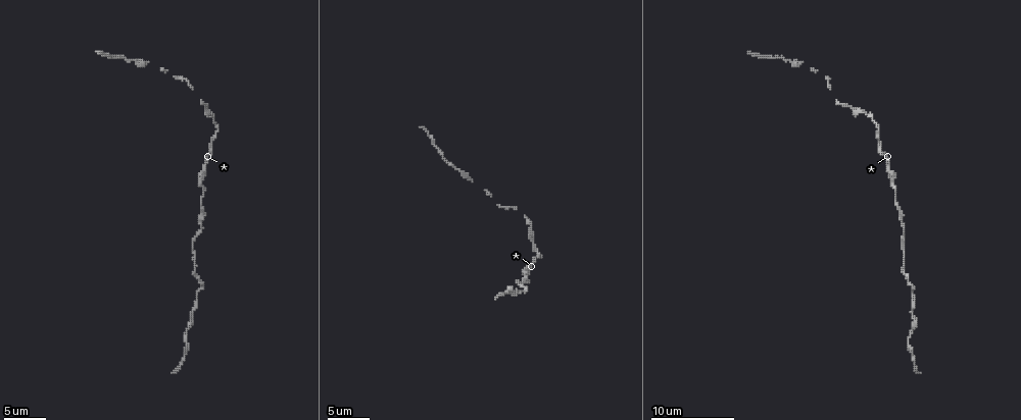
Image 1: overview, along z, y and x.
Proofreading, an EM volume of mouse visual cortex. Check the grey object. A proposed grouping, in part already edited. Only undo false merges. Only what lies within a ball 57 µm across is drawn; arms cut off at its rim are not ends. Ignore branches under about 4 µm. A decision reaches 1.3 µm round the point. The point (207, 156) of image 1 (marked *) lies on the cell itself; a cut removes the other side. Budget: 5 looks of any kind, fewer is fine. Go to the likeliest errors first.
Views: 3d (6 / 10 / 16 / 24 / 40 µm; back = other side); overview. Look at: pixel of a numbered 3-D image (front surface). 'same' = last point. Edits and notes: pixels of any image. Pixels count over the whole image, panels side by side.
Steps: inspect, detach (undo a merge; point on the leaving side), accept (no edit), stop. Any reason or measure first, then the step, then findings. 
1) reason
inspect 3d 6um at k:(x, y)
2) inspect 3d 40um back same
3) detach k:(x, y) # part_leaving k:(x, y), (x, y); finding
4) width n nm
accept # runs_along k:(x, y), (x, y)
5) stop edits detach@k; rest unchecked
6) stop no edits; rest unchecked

sudden change in width
inspect 3d 6um at 1:(135, 62)

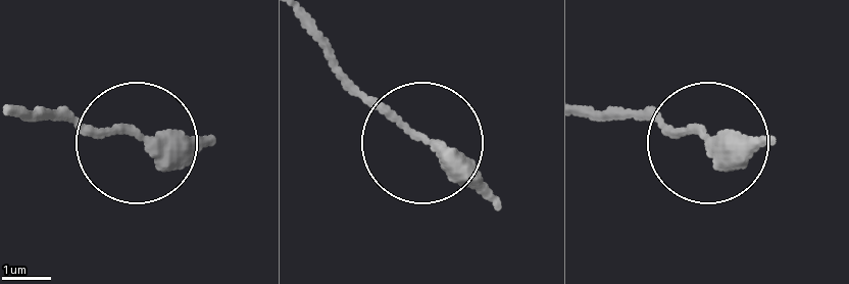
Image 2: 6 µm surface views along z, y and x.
inspect 3d 6um back at 2:(151, 143)

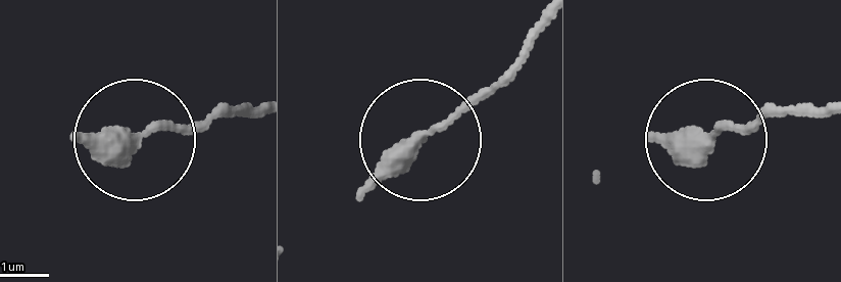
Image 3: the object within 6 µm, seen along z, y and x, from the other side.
accept # continuous, no second cell

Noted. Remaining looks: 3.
calibre changes
inspect 3d 16um at 1:(187, 327)

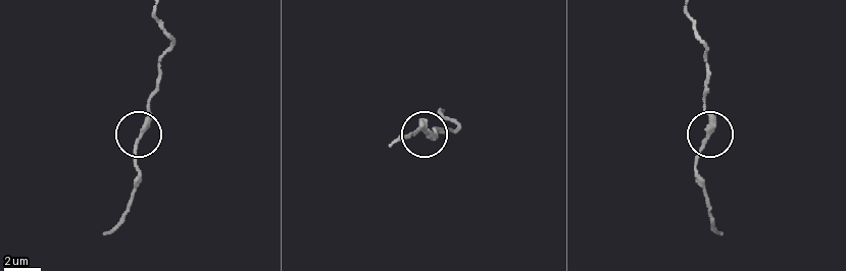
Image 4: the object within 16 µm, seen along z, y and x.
width 240 nm
accept # runs_along 4:(687, 9), (705, 46), (705, 110), (710, 123), (696, 176); continuous, no second cell

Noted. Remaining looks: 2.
thick turns thin
inspect 3d 10um at 1:(846, 105)

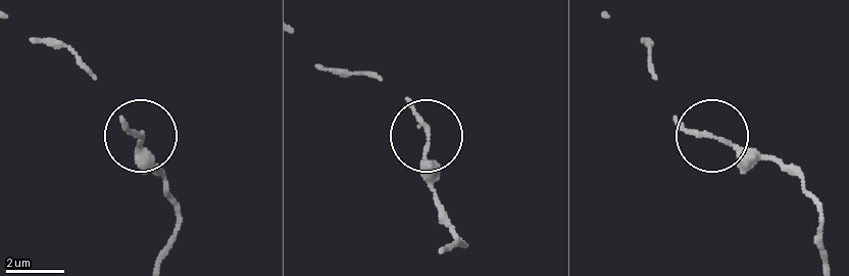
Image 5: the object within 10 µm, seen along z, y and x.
accept # continuous, no second cell

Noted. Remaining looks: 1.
stop no edits; rest unchecked

